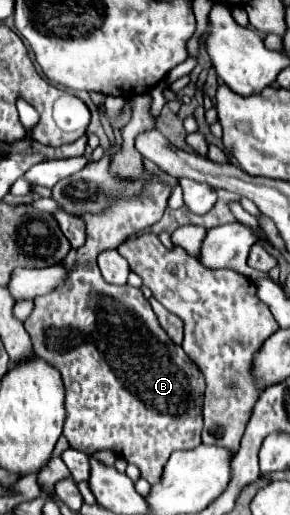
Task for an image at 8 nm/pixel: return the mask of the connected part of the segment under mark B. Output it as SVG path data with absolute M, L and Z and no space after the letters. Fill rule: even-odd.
M137 95L131 101L131 121L121 129L121 149L111 157L111 173L121 181L139 181L145 177L145 189L139 195L119 197L103 213L79 215L87 225L87 241L79 249L71 249L61 261L67 267L67 279L61 287L55 287L43 297L35 297L33 313L25 321L25 329L31 335L33 351L37 357L47 361L61 373L65 385L65 425L63 435L69 439L69 445L85 453L95 453L99 449L111 449L117 457L127 463L135 463L141 469L141 477L149 483L157 483L167 463L169 455L177 449L195 449L201 445L201 401L205 391L205 381L195 363L185 355L181 345L175 345L163 327L157 321L149 301L143 297L141 289L135 287L117 287L103 281L99 267L95 263L97 255L107 249L117 249L133 233L143 231L145 227L157 223L167 207L171 187L159 177L153 177L145 171L143 155L135 149L135 137L143 131L155 129L157 119L151 115L151 95Z

